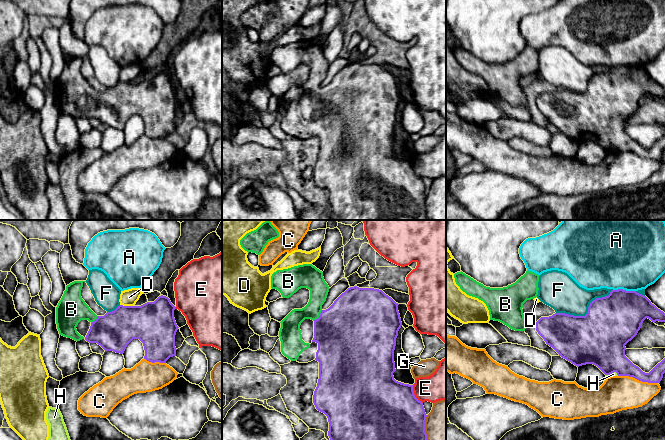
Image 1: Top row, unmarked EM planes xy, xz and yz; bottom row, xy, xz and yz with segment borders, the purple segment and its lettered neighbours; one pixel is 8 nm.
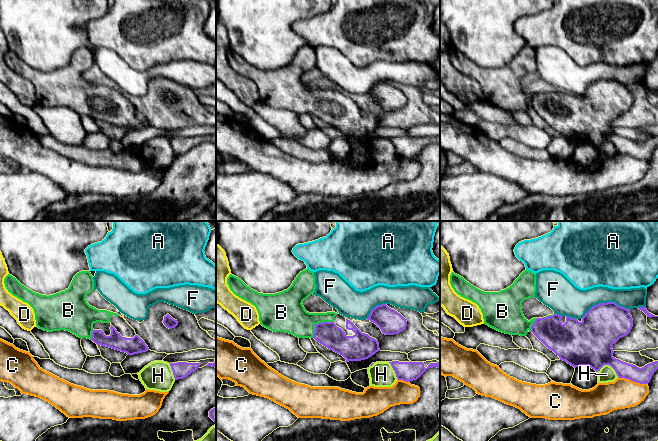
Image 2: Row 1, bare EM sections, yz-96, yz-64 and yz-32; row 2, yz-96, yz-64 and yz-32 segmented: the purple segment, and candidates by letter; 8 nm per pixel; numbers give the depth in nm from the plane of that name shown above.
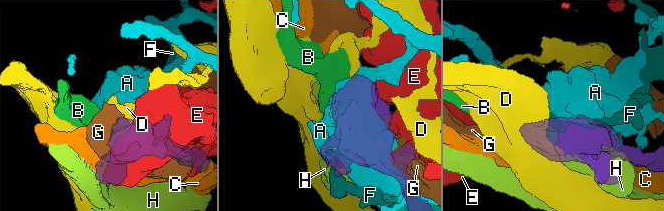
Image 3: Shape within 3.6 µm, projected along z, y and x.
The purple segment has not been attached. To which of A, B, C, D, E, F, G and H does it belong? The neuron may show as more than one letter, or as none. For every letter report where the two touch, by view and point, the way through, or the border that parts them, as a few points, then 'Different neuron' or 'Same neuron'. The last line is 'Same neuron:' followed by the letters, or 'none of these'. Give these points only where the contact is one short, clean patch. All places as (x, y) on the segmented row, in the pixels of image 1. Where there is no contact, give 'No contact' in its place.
A: Touches purple at yz (624, 290). Different neuron
B: Touches purple at xz (319, 316). Same neuron
C: Touches purple at yz (638, 379). Different neuron
D: Touches purple at xy (127, 306). Boundary: xy (120, 304), (133, 306). Different neuron
E: Touches purple at xz (413, 393). Different neuron
F: Touches purple at yz (587, 312). Different neuron
G: Touches purple at xz (424, 427). Different neuron
H: Touches purple at yz (612, 372). Different neuron
Same neuron: B

